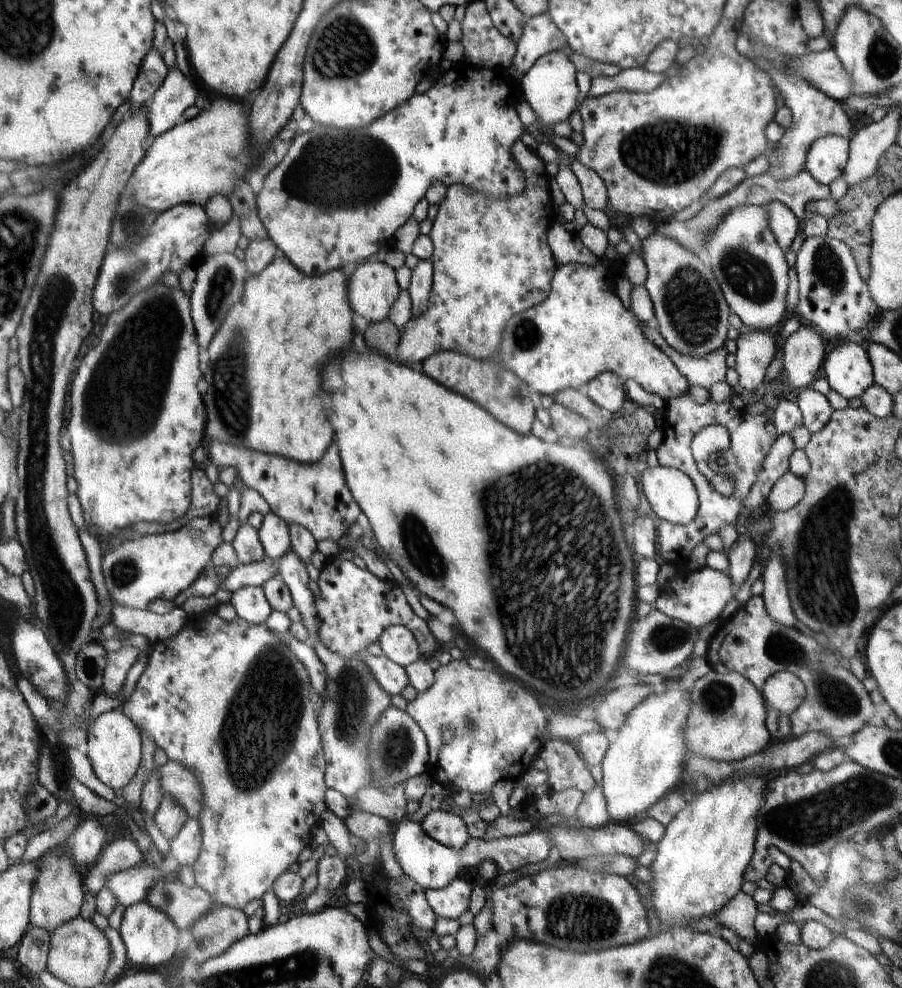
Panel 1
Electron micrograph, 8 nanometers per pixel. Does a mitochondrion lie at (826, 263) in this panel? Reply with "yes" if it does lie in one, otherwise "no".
yes

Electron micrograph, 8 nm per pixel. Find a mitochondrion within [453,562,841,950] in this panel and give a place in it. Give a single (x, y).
(574, 918)

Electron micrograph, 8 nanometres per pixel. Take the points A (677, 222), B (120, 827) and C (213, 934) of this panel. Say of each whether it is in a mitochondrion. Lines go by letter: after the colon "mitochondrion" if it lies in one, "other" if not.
A: other
B: other
C: mitochondrion

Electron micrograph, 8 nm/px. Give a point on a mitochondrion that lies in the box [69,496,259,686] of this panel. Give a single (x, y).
(124, 570)

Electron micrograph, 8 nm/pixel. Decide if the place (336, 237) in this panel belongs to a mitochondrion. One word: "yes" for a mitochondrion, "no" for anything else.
no

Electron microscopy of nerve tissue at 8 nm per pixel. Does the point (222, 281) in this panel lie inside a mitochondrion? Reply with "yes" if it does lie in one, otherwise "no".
yes

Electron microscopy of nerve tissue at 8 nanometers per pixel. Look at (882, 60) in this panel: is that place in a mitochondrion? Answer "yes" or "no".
yes

